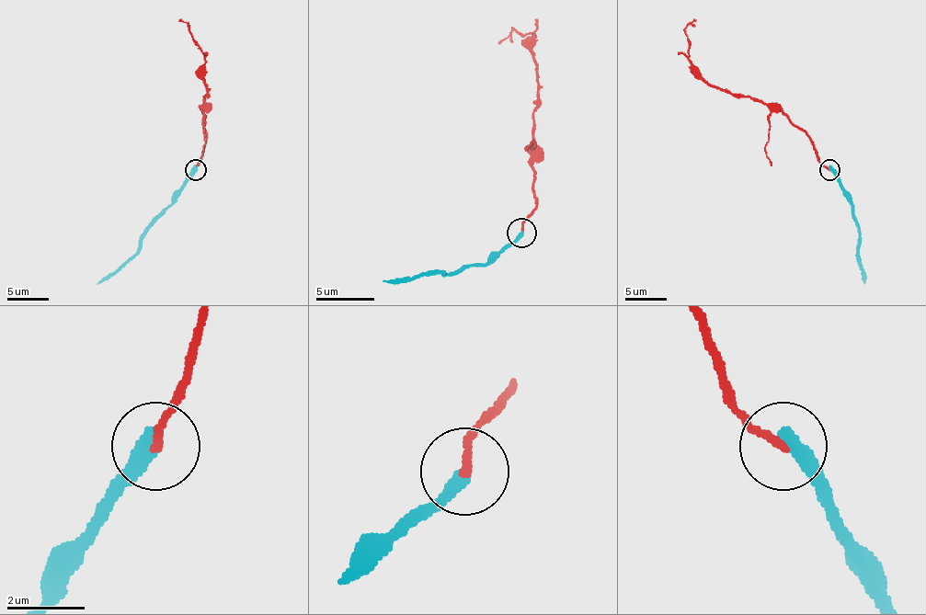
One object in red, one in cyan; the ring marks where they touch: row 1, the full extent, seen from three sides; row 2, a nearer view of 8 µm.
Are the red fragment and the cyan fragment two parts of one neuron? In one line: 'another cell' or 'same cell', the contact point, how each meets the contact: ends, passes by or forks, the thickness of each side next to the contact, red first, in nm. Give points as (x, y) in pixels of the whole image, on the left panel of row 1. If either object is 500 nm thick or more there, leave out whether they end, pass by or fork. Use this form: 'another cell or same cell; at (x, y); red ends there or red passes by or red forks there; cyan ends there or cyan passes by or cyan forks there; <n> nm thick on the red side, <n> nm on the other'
another cell; at (196, 169); red ends there; cyan ends there; 220 nm thick on the red side, 400 nm on the other

